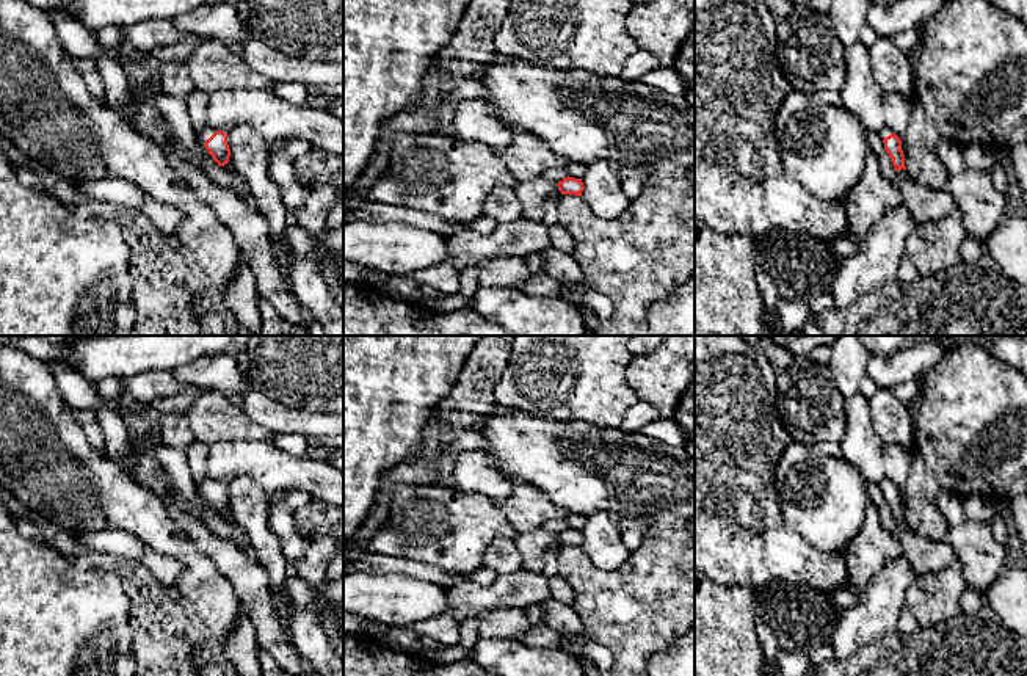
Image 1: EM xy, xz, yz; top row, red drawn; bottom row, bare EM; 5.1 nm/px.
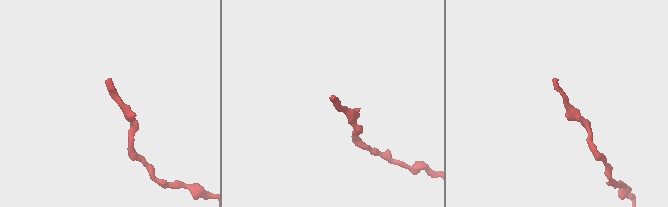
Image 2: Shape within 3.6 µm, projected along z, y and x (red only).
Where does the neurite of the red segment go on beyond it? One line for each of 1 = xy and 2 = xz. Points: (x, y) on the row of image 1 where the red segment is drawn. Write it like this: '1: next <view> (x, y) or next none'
1: next xy (196, 102)
2: next none

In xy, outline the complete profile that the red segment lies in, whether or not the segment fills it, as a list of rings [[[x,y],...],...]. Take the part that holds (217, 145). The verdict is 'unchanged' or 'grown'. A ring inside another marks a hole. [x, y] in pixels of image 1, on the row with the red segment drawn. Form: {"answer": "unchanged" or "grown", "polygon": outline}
{"answer": "grown", "polygon": [[[194,88],[185,102],[198,140],[205,146],[213,160],[224,166],[230,157],[227,133],[207,125],[209,94]]]}

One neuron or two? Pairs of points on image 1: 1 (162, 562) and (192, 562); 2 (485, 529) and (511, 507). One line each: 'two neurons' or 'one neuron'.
1: two neurons
2: two neurons

